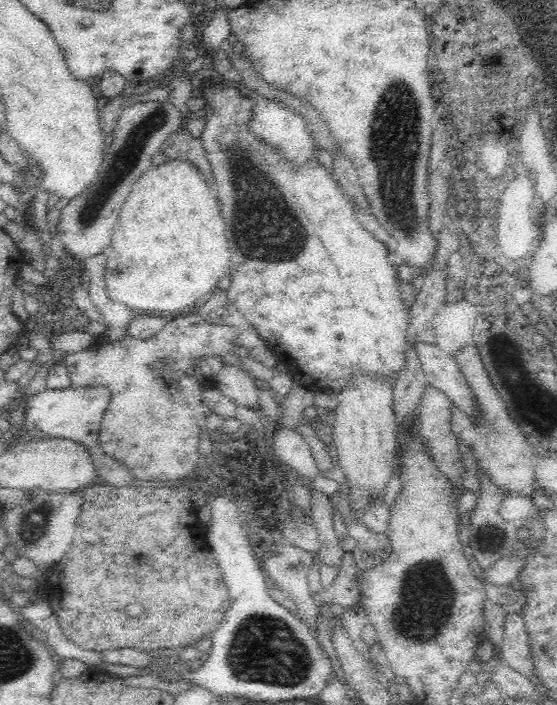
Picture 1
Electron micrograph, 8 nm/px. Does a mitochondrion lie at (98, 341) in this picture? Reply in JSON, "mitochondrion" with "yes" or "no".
{"mitochondrion":"no"}

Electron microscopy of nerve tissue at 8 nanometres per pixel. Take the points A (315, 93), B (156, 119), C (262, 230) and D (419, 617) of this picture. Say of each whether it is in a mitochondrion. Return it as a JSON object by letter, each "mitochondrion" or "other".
{"A":"other","B":"mitochondrion","C":"mitochondrion","D":"mitochondrion"}

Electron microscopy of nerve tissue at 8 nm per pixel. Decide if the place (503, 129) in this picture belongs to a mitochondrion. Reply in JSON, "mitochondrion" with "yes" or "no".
{"mitochondrion":"no"}

